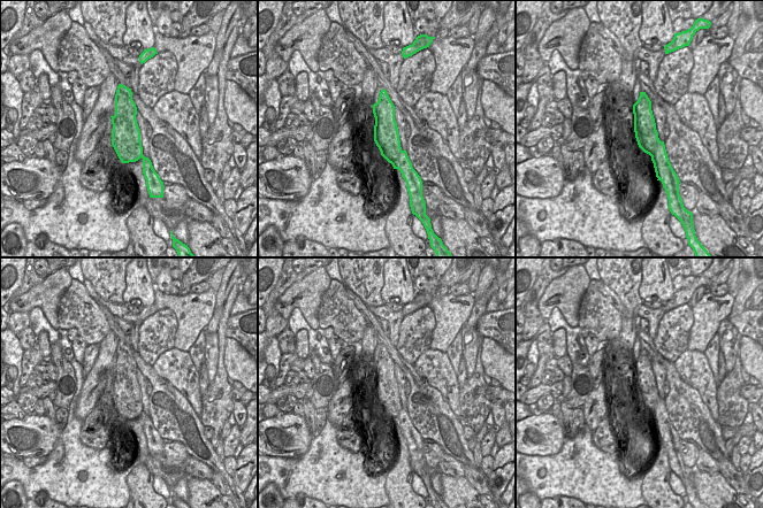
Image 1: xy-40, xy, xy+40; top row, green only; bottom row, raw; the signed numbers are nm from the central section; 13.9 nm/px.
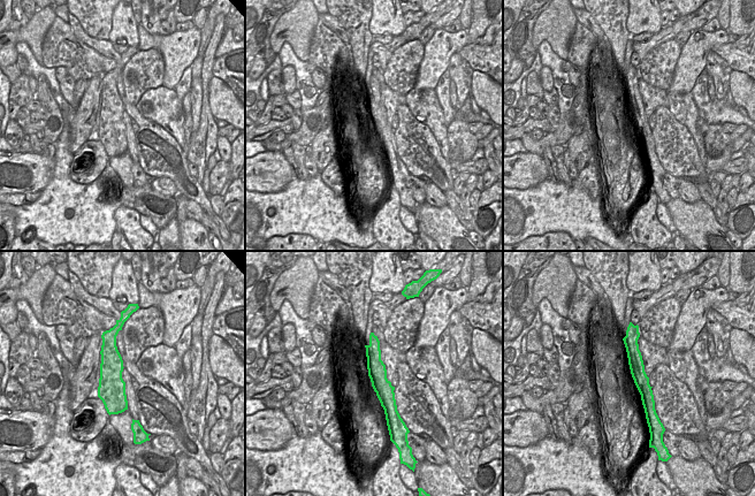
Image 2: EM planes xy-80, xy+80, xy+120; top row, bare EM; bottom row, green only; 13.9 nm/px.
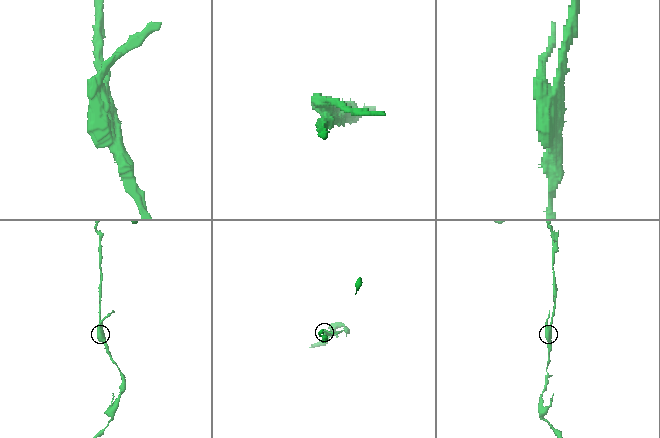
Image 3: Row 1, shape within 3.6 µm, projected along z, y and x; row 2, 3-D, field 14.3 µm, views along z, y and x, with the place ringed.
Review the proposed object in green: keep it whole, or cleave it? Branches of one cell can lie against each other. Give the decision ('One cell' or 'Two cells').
Two cells.

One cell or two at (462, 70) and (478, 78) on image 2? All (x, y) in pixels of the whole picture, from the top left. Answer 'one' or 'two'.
two

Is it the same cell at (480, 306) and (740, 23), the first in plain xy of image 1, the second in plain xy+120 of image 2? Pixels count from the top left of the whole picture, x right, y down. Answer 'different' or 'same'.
same

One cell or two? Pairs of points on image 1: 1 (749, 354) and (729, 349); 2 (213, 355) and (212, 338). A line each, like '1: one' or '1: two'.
1: two
2: one

